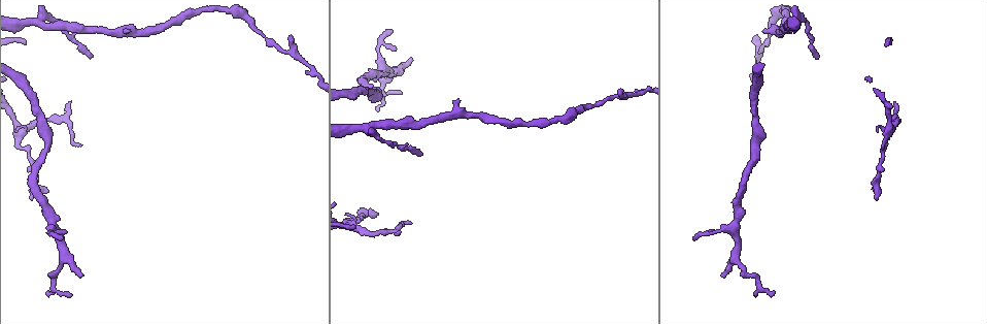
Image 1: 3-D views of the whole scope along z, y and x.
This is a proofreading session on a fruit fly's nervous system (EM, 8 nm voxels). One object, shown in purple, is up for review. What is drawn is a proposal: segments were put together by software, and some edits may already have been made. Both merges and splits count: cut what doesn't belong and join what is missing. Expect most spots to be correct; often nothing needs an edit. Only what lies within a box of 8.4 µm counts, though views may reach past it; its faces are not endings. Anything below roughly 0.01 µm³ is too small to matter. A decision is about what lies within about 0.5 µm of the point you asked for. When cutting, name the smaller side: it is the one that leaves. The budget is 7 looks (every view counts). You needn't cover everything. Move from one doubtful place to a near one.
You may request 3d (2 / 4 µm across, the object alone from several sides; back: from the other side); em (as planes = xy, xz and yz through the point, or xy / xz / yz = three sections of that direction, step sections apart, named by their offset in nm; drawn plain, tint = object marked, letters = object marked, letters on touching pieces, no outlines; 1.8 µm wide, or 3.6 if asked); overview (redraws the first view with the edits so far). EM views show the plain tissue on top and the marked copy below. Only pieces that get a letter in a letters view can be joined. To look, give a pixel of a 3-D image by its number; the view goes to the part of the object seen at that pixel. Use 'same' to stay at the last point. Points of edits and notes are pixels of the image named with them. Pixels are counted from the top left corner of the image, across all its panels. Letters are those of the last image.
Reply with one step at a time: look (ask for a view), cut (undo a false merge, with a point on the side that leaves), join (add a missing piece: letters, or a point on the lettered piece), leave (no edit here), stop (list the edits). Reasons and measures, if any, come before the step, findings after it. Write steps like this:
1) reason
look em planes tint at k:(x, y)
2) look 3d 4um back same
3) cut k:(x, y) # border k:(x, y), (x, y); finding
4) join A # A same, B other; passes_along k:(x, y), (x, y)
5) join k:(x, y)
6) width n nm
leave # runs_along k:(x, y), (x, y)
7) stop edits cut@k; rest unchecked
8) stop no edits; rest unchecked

an open end
look em planes letters at 1:(721, 274)

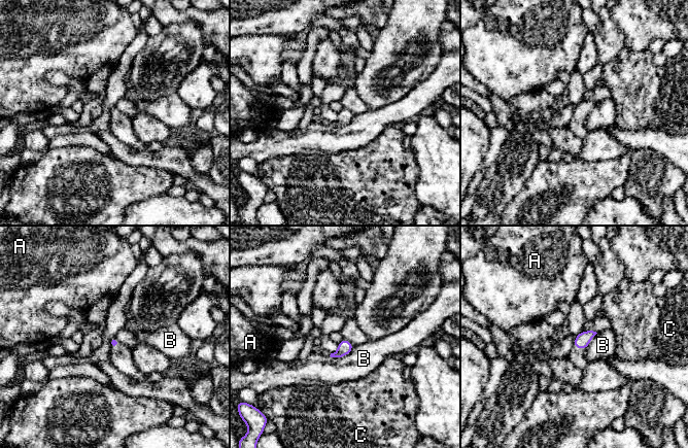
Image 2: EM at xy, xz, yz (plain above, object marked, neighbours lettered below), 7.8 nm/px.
leave # A other, B other, C other; none of them fits

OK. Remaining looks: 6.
branch stops here
look em xz step 16 letters at 1:(374, 217)

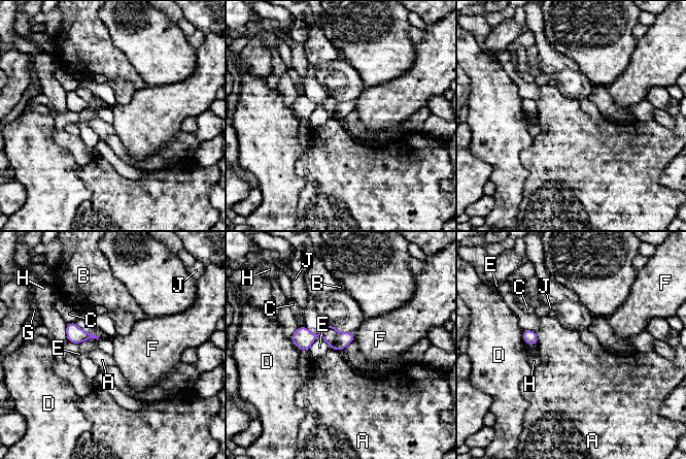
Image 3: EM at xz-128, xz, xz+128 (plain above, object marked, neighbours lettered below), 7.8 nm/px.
leave # A other, B other, C other, D other, E other, F other, G other, H other, J other; border 3:(536, 332), (538, 343); no lettered piece goes on from it

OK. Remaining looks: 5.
three-way junction
look 3d 2um at 1:(36, 22)

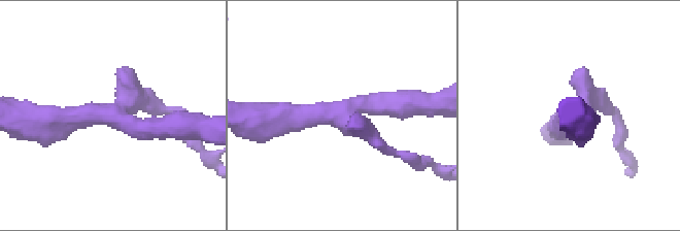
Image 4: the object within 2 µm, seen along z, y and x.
arms 3
look em xz step 4 tint at 4:(113, 116)

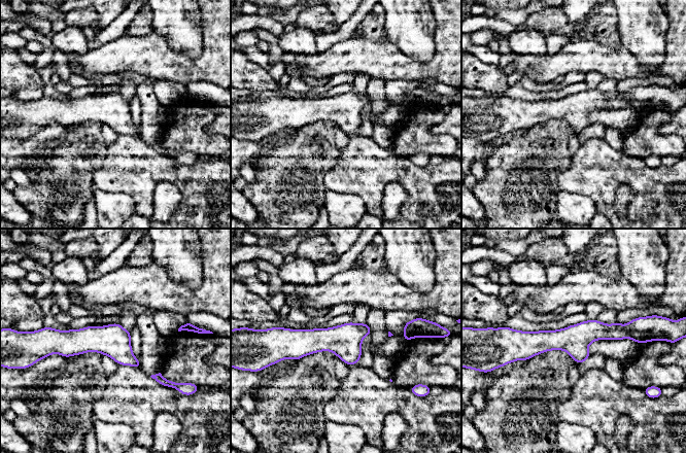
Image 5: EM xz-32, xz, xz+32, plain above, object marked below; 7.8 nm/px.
what lies round it
look em xz step 4 letters same

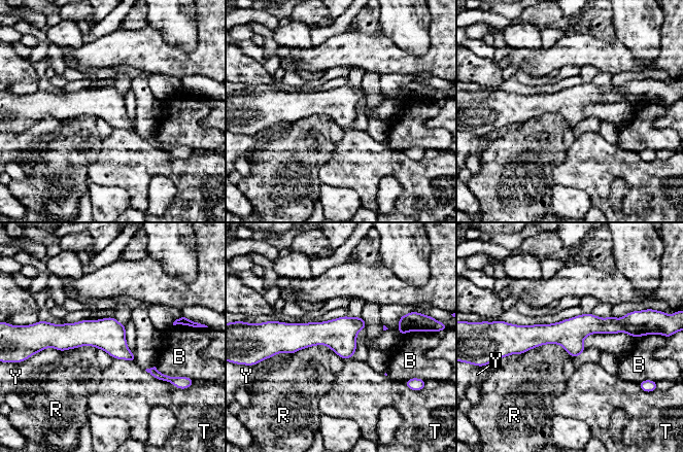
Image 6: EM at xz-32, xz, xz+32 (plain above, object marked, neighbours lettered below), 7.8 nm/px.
longest_contact R 420 nm
leave # B other, R other, T other, Y other; all the same cell

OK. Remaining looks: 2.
stop no edits; rest unchecked

